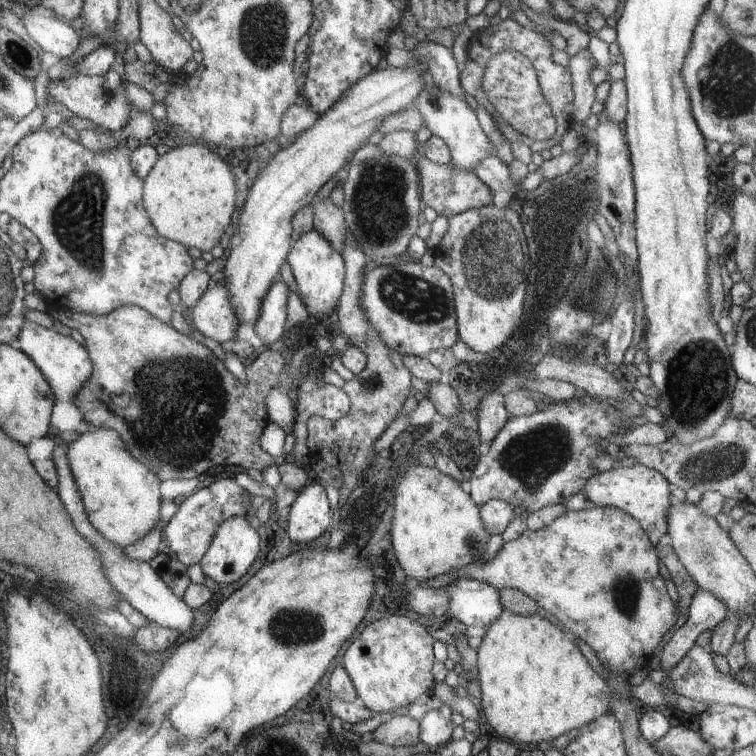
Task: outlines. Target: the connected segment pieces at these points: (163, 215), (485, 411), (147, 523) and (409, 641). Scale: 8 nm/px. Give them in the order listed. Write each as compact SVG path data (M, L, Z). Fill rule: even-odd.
M201 143L178 146L159 155L148 176L144 179L146 210L154 218L154 226L174 242L210 252L219 244L220 236L230 224L236 210L236 182L228 164Z
M497 391L484 394L478 410L480 412L476 418L478 418L479 439L485 449L496 438L496 434L504 428L510 417L504 406L504 397Z
M112 429L93 430L80 433L80 436L68 444L68 464L74 474L74 480L82 494L82 502L90 524L112 544L125 546L134 544L138 538L143 538L152 531L156 522L160 520L160 490L158 478L140 459L134 458L133 452L128 450L120 434Z
M394 614L383 617L376 622L369 623L362 634L347 646L346 654L342 656L341 665L346 669L350 680L355 686L357 696L360 696L364 706L376 714L397 714L406 704L416 702L416 696L426 692L434 686L432 678L432 642L434 638L428 634L428 630L421 624L405 615Z

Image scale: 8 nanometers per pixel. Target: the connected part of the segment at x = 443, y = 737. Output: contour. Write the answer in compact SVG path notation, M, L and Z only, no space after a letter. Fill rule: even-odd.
M446 705L436 710L429 710L419 720L419 740L432 749L449 742L455 727L455 724L452 723L452 713L452 708Z

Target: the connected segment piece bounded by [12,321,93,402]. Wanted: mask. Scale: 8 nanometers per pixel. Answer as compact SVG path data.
M32 321L25 322L21 336L12 346L25 351L33 359L48 379L49 385L53 387L54 398L58 400L76 402L78 394L89 384L90 377L93 376L93 362L85 346L54 329L44 328Z

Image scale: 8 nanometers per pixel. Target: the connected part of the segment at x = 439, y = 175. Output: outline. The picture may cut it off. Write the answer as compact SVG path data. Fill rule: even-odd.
M423 153L418 154L416 159L420 174L420 200L424 206L430 206L442 216L451 217L470 209L484 208L493 204L490 188L473 172L466 172L460 168L456 170L452 163L446 166L436 164Z

